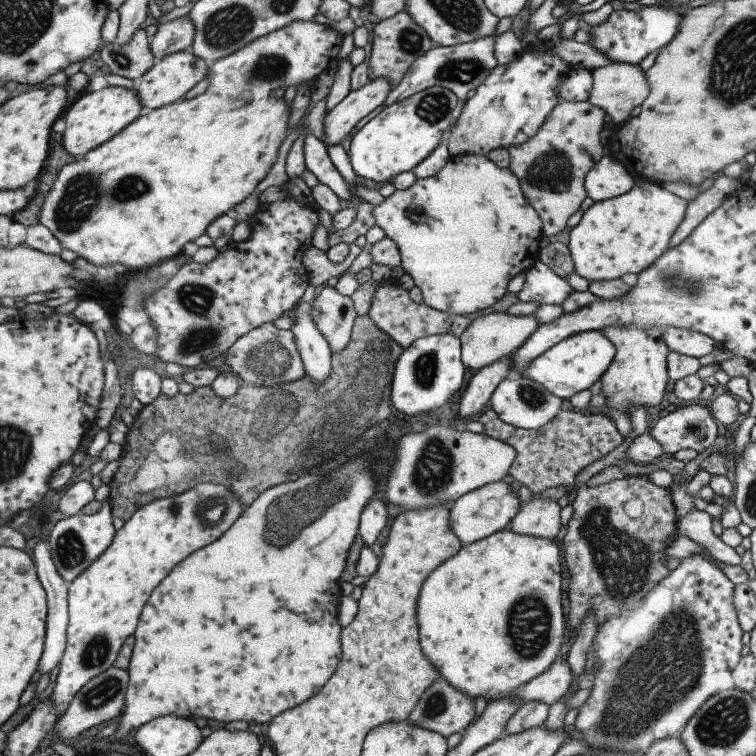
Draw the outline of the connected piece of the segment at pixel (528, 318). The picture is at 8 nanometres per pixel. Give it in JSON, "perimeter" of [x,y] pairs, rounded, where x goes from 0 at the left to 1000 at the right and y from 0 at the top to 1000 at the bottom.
{"perimeter":[[[667,413],[632,419],[622,426],[620,431],[607,444],[610,480],[615,488],[620,487],[627,492],[634,491],[643,483],[684,464],[710,434],[712,430],[702,417],[677,418]]]}

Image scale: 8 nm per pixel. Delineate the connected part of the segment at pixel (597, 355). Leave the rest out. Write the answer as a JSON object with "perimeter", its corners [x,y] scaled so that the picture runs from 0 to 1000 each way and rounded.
{"perimeter":[[[772,438],[737,452],[730,460],[702,476],[689,492],[689,497],[718,511],[724,520],[737,528],[751,529],[794,503],[808,481],[812,467],[813,460],[795,439]]]}

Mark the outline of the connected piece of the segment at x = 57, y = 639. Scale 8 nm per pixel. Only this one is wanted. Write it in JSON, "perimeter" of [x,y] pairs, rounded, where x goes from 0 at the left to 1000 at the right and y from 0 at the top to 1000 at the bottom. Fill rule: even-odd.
{"perimeter":[[[60,717],[46,720],[44,725],[44,747],[48,762],[61,787],[61,828],[58,832],[58,849],[56,865],[48,888],[52,893],[66,892],[79,876],[87,854],[87,829],[90,825],[89,770],[81,766],[70,747],[66,731]]]}

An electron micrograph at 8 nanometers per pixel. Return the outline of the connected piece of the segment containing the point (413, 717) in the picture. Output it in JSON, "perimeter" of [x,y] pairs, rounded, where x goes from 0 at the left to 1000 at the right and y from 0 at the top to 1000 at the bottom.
{"perimeter":[[[579,894],[554,923],[537,951],[540,958],[581,971],[591,978],[608,970],[627,947],[626,925],[602,914]]]}

